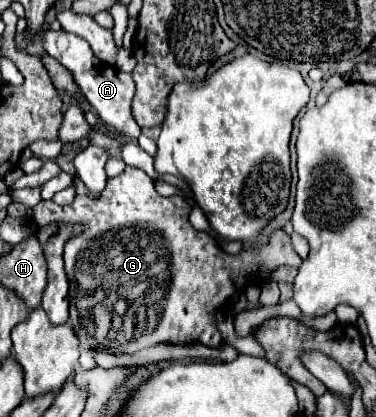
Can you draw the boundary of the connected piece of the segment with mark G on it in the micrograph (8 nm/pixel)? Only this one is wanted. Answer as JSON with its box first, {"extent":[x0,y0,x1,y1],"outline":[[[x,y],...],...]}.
{"extent":[33,167,303,355],"outline":[[[125,167],[119,177],[109,179],[105,193],[97,201],[85,197],[85,185],[81,185],[79,177],[75,177],[75,185],[77,197],[71,205],[61,207],[53,201],[41,201],[33,207],[33,220],[39,227],[50,222],[85,225],[81,233],[75,233],[65,243],[65,271],[69,277],[71,325],[79,341],[89,349],[117,355],[135,353],[159,343],[203,343],[207,347],[219,347],[221,333],[213,321],[213,311],[225,309],[235,294],[245,290],[249,281],[259,281],[257,265],[263,265],[265,271],[275,271],[281,265],[299,267],[303,263],[283,229],[271,235],[269,245],[243,249],[239,255],[225,253],[209,233],[193,229],[189,223],[191,205],[181,195],[159,195],[153,179],[137,167]]]}

